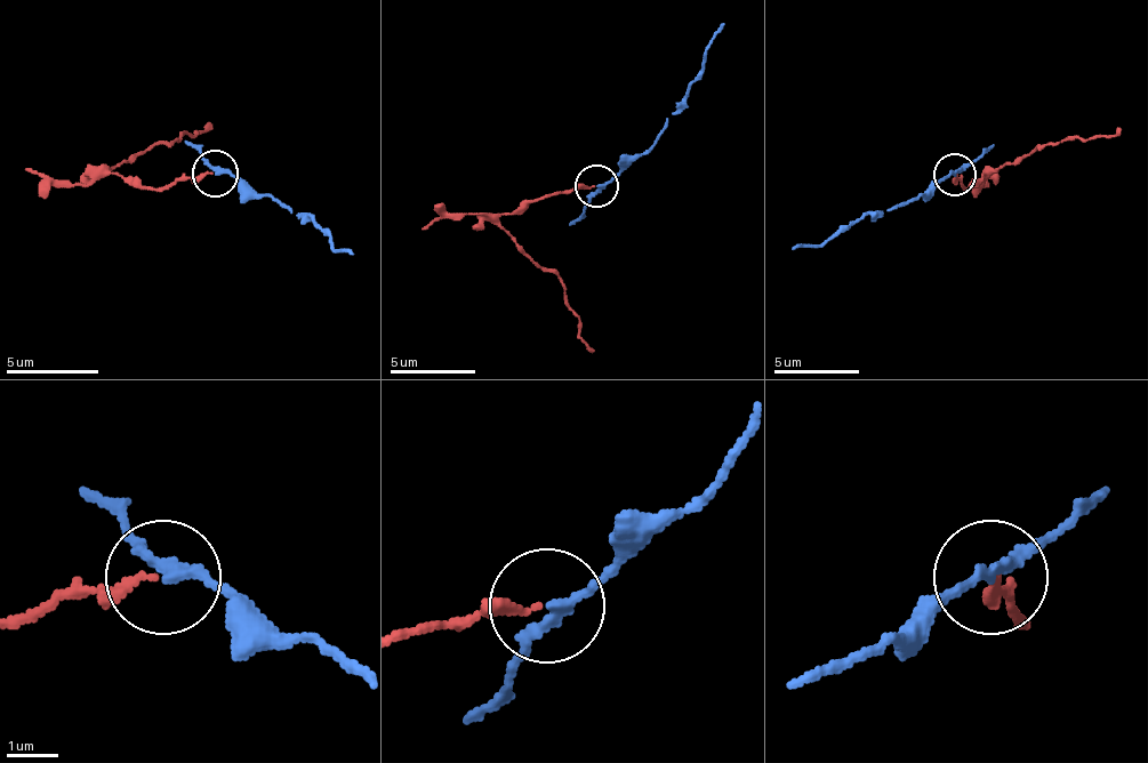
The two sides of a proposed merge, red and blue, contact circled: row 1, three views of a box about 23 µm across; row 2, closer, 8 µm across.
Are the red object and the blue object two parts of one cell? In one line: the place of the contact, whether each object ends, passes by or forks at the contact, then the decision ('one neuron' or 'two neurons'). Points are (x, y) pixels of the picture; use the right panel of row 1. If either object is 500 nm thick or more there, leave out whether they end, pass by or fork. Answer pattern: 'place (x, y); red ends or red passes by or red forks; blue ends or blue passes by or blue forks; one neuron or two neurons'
place (955, 174); red ends; blue passes by; two neurons

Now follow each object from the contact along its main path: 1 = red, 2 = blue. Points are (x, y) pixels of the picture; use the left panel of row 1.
1: (214, 174), (135, 189), (112, 169), (158, 142), (176, 142), (214, 123)
2: (214, 174), (237, 174), (352, 253)

